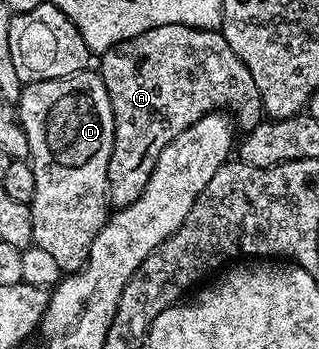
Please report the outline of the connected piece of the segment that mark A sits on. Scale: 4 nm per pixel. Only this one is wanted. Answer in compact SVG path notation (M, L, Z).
M161 25L113 45L102 52L100 59L103 60L97 64L97 70L105 81L115 122L115 144L107 170L112 208L127 207L137 201L161 151L186 127L216 108L230 112L234 126L243 133L264 122L257 85L253 85L253 77L241 57L229 49L222 30Z

